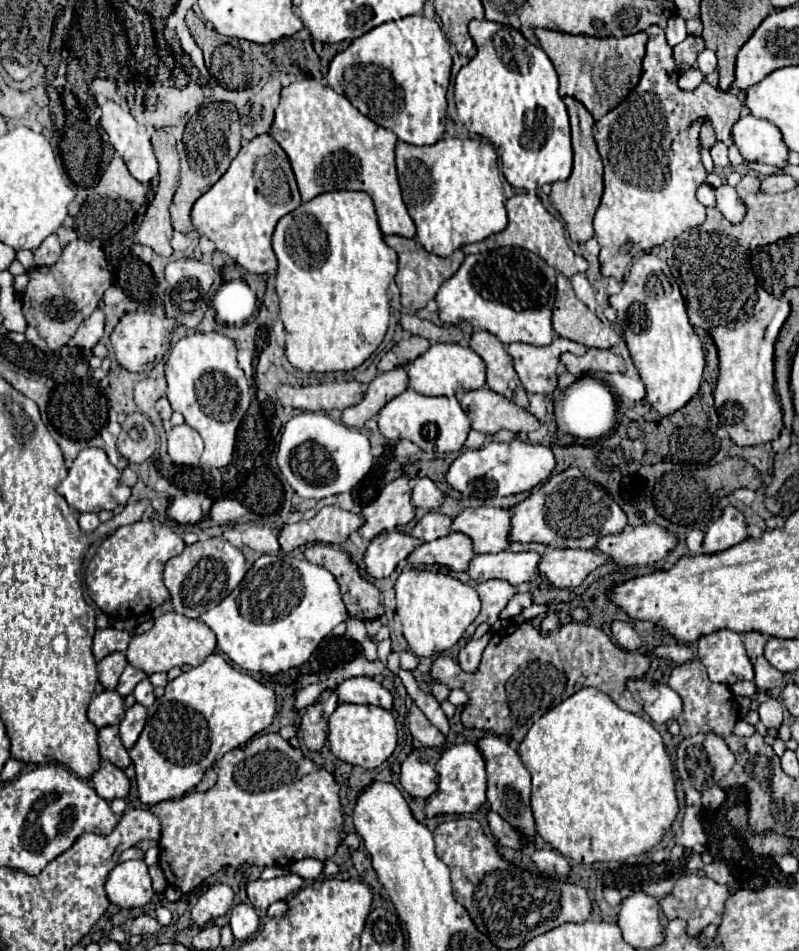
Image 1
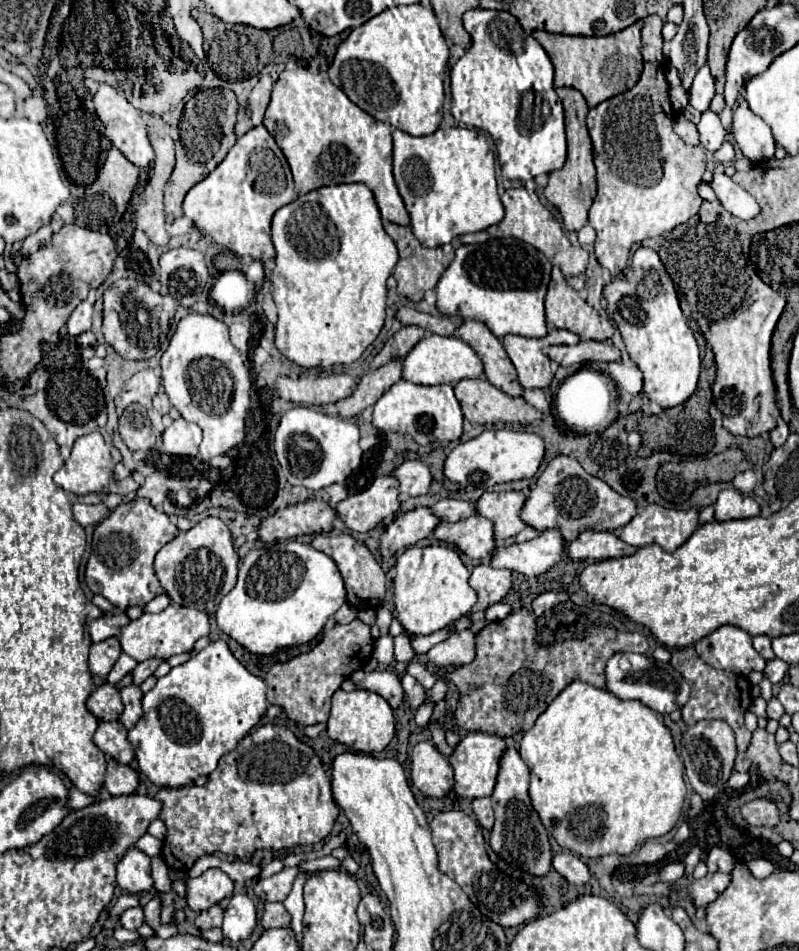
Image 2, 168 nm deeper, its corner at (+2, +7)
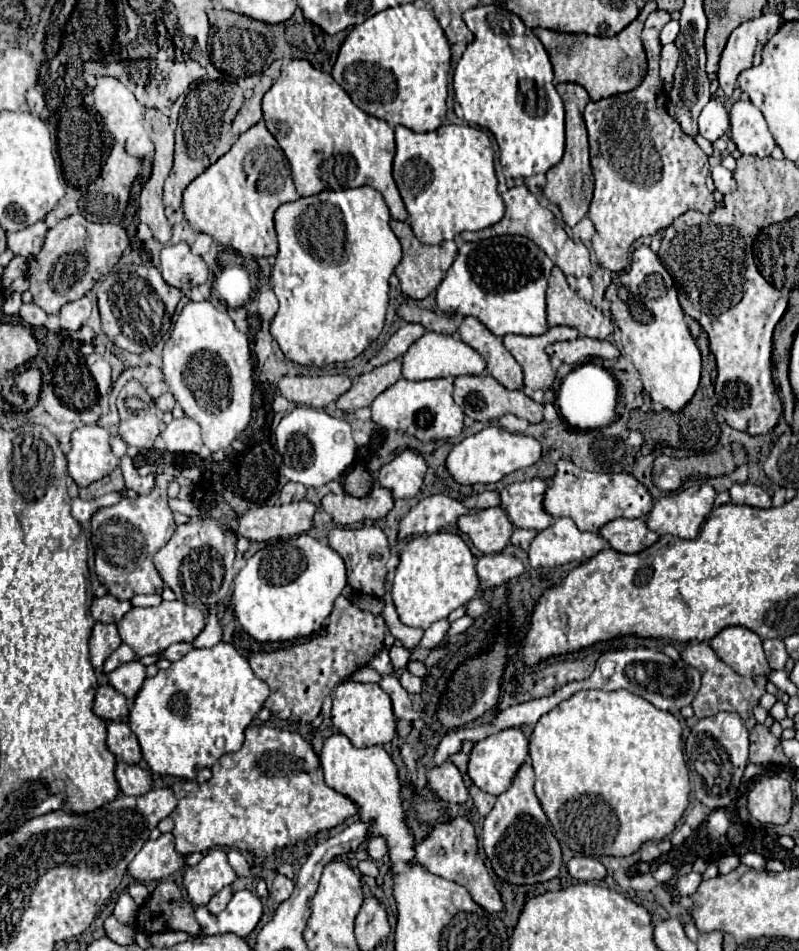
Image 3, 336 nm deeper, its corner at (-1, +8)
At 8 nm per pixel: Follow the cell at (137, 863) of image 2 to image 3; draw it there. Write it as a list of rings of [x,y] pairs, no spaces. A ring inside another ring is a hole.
[[[171,833],[161,835],[155,841],[147,841],[143,849],[129,863],[127,873],[139,883],[165,879],[171,873],[183,869],[185,859],[175,853],[175,839]]]

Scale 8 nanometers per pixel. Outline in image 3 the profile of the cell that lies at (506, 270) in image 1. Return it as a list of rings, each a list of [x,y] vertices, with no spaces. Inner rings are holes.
[[[503,235],[477,243],[463,243],[445,279],[437,287],[437,305],[447,315],[473,315],[493,335],[543,335],[549,325],[545,319],[545,289],[553,261],[531,239]]]

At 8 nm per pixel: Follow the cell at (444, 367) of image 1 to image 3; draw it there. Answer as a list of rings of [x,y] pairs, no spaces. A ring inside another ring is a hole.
[[[425,333],[417,339],[409,351],[403,355],[403,377],[409,381],[423,381],[423,379],[437,379],[437,377],[459,377],[459,375],[481,375],[485,371],[483,357],[471,349],[461,339],[441,333]]]

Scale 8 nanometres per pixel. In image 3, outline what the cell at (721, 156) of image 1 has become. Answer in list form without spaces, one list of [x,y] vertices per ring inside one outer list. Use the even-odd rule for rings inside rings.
[[[711,99],[699,115],[699,133],[707,141],[715,143],[727,129],[729,129],[729,115],[723,103],[719,103],[717,99]]]

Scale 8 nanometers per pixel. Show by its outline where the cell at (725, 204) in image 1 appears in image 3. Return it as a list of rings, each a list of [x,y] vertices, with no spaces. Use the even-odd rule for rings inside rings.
[[[723,165],[713,167],[713,169],[711,169],[711,177],[713,177],[713,181],[715,181],[715,189],[717,189],[719,193],[723,193],[723,195],[733,193],[733,191],[737,189],[735,179],[733,179],[733,173],[727,171]]]

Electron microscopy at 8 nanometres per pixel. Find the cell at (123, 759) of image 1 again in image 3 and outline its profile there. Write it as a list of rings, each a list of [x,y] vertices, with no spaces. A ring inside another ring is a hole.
[[[111,721],[107,725],[107,747],[117,759],[129,765],[135,765],[141,761],[139,741],[129,729],[129,725],[123,721]]]

